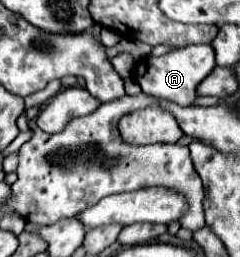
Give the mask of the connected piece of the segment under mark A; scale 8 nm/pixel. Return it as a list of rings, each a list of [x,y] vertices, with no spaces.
[[[194,44],[186,48],[172,50],[164,56],[148,56],[138,62],[136,66],[136,80],[142,86],[142,92],[160,100],[174,102],[178,106],[194,106],[198,98],[198,86],[200,82],[214,70],[214,50],[208,44]]]

